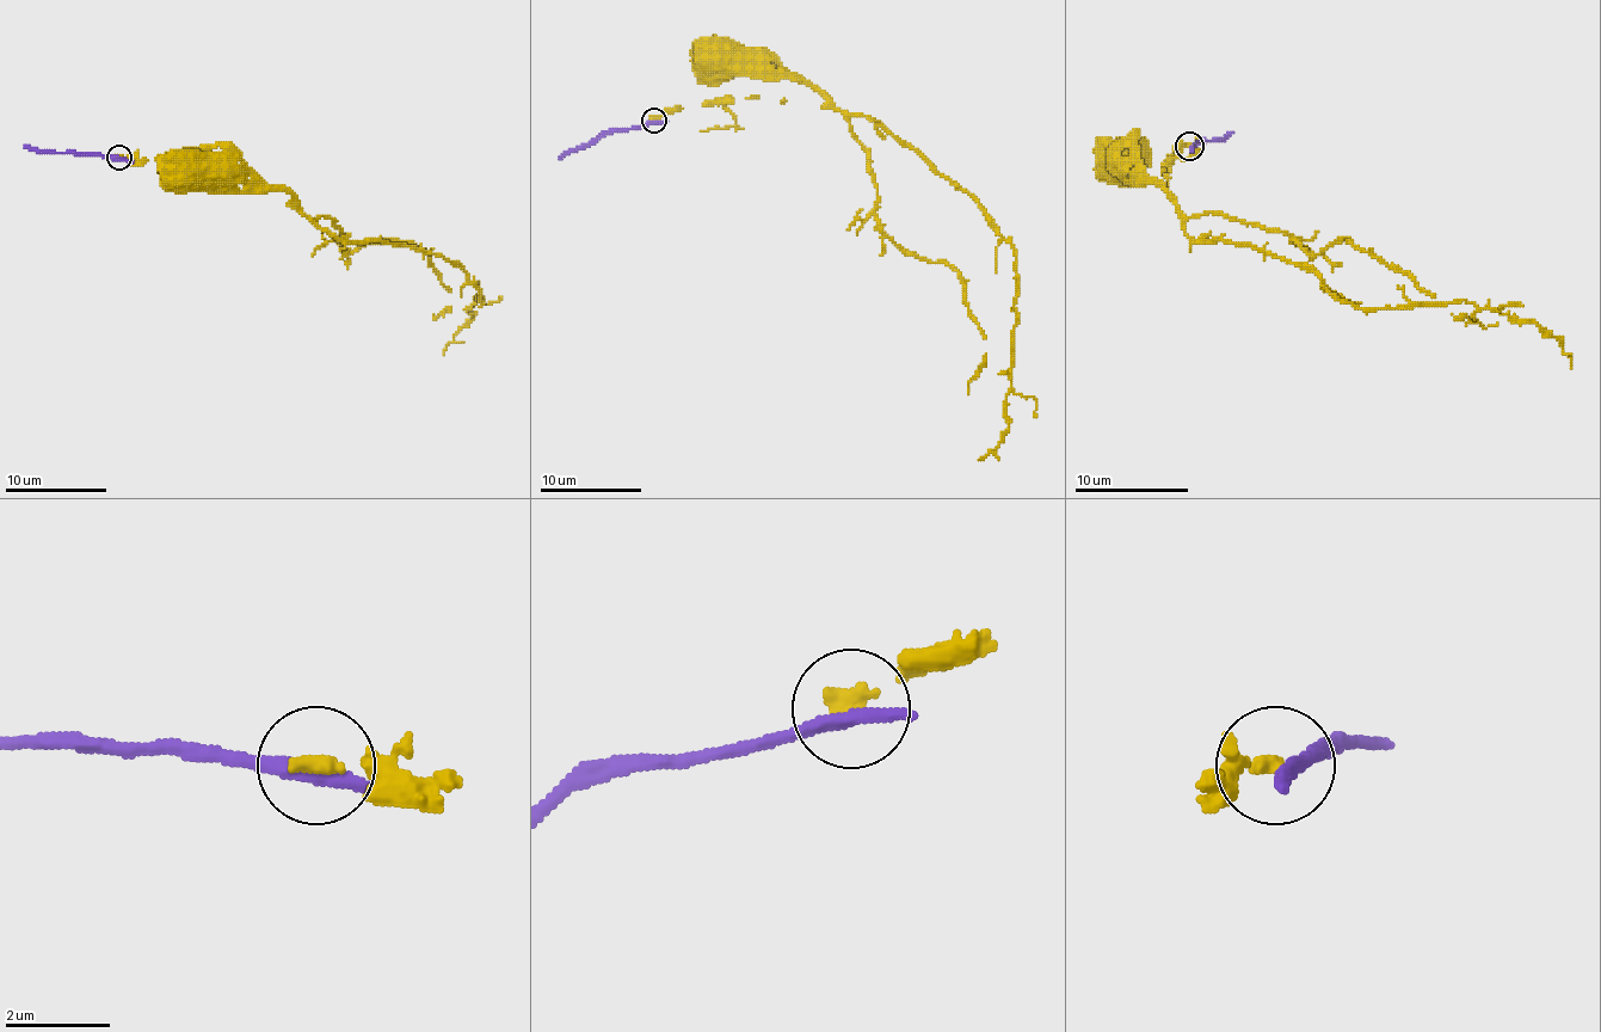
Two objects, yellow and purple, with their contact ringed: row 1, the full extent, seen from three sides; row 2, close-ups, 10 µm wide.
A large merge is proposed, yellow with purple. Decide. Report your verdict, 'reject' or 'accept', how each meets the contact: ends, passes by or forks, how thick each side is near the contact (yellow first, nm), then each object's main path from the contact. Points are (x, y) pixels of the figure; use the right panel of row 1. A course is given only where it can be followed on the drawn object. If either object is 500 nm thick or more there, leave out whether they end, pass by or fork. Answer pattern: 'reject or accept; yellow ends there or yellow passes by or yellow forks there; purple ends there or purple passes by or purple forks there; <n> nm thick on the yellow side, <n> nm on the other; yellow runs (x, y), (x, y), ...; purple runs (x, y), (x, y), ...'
reject; yellow ends there; purple passes by; 360 nm thick on the yellow side, 280 nm on the other; yellow runs (1190, 146), (1176, 149), (1162, 164), (1141, 164), (1127, 178), (1116, 166); purple runs (1190, 146), (1227, 137), (1233, 131)

